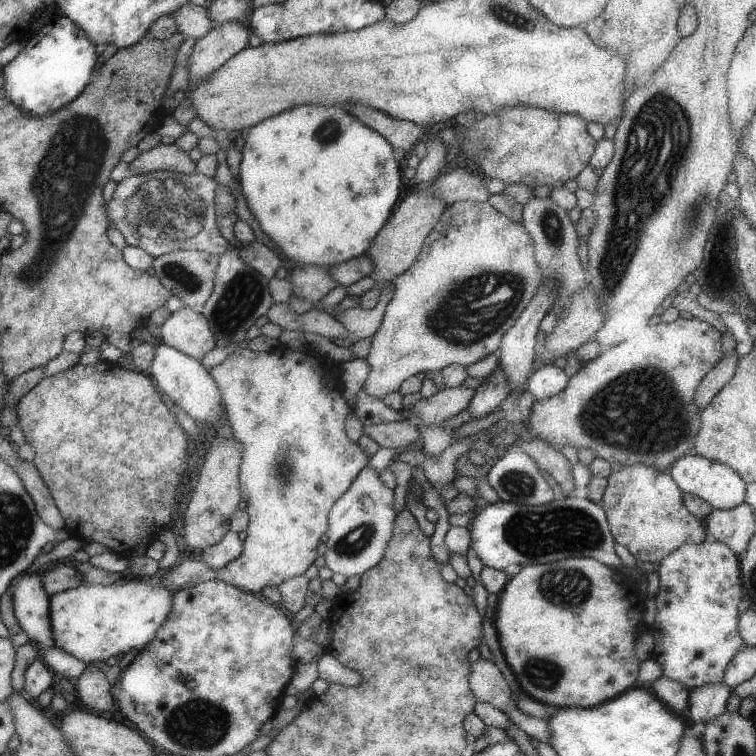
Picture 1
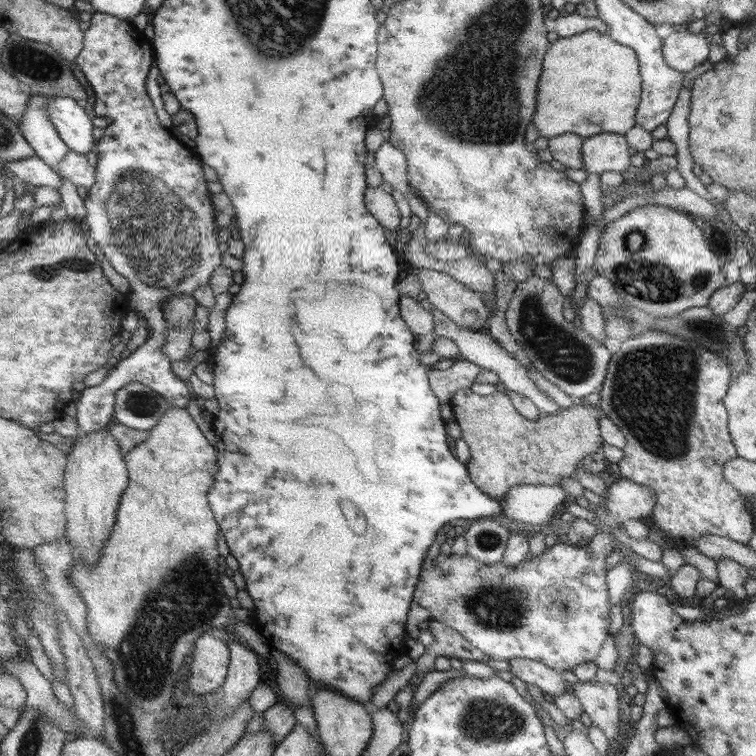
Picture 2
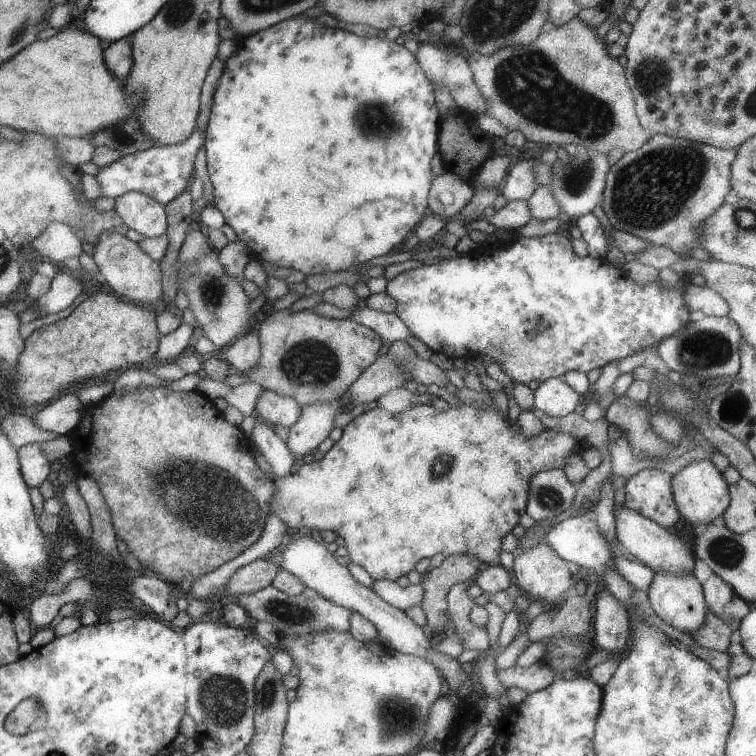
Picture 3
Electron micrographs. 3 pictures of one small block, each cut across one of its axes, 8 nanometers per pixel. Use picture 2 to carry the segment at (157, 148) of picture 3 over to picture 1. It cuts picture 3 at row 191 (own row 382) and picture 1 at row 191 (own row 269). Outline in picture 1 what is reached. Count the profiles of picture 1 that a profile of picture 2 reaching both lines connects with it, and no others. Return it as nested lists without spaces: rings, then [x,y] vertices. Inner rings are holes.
[[[172,171],[150,172],[124,178],[118,182],[114,196],[110,200],[110,226],[124,236],[128,246],[141,248],[144,252],[156,257],[176,251],[200,250],[208,254],[224,254],[234,248],[220,232],[216,218],[216,179],[198,174],[182,174]]]

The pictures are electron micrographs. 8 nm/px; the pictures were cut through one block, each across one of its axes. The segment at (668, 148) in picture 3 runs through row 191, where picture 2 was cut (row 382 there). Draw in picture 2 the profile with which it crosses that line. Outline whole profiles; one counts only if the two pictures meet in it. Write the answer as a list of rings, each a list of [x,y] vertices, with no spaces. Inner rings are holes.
[[[648,330],[622,342],[622,348],[613,355],[602,384],[600,409],[626,439],[623,457],[618,463],[621,476],[656,493],[656,506],[649,515],[650,520],[672,548],[691,546],[696,537],[706,534],[748,545],[754,534],[754,522],[750,510],[744,508],[741,492],[725,478],[725,464],[738,457],[729,433],[728,409],[724,404],[732,383],[730,376],[729,362],[719,354],[677,338],[672,333]]]

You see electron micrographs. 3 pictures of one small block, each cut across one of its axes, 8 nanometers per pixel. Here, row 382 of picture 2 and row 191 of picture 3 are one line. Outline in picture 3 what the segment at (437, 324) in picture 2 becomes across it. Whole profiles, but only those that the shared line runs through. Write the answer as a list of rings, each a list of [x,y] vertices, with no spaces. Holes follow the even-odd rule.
[[[524,159],[512,165],[500,189],[509,201],[527,201],[540,186],[536,183],[535,162],[534,159]]]

